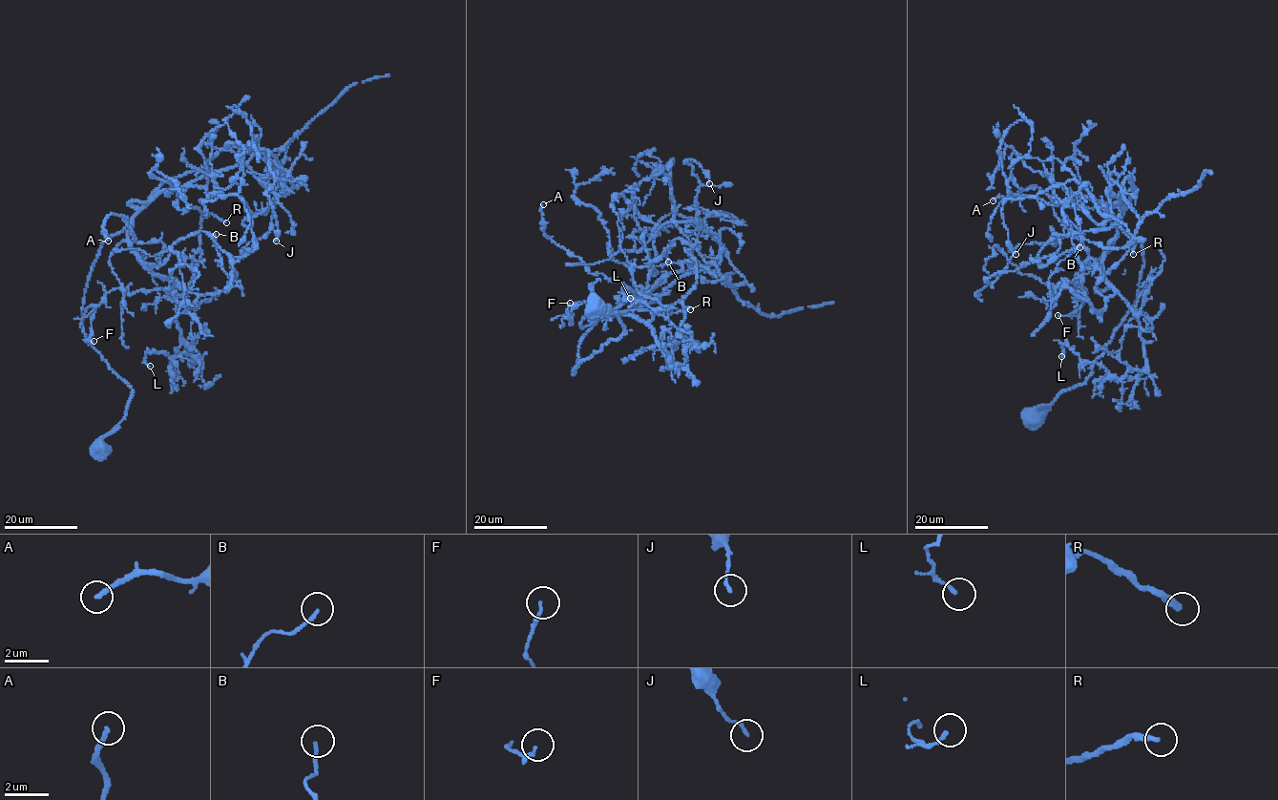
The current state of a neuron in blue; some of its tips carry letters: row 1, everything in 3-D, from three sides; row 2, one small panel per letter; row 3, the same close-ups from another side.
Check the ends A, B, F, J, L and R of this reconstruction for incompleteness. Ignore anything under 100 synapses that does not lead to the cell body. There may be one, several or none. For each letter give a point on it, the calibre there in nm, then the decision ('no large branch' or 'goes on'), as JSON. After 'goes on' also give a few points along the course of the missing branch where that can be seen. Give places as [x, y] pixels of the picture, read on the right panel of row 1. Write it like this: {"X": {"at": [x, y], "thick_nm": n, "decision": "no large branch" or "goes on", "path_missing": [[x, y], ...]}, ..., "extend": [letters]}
{"A": {"at": [993, 200], "thick_nm": 200, "decision": "no large branch"}, "B": {"at": [1079, 247], "thick_nm": 140, "decision": "no large branch"}, "F": {"at": [1058, 315], "thick_nm": 80, "decision": "no large branch"}, "J": {"at": [1016, 254], "thick_nm": 140, "decision": "no large branch"}, "L": {"at": [1061, 356], "thick_nm": 150, "decision": "no large branch"}, "R": {"at": [1133, 254], "thick_nm": 240, "decision": "no large branch"}, "extend": []}

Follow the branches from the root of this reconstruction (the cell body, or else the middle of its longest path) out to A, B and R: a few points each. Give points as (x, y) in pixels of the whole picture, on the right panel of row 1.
A: (1032, 417), (1089, 377), (1137, 298), (1142, 246), (1119, 227), (1094, 268), (1041, 189), (993, 200)
B: (1032, 417), (1086, 380), (1137, 298), (1142, 246), (1120, 227), (1105, 307), (1054, 298), (1079, 247)
R: (1032, 417), (1086, 380), (1137, 298), (1142, 246), (1120, 226), (1120, 201), (1114, 223), (1135, 242), (1133, 254)

